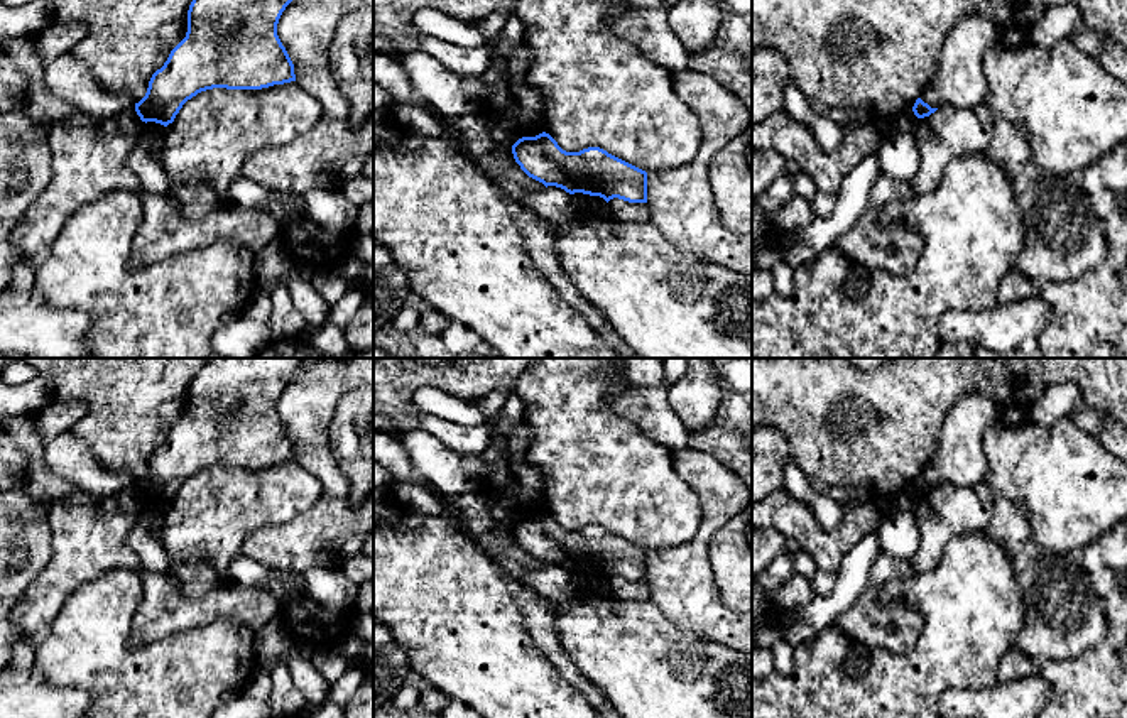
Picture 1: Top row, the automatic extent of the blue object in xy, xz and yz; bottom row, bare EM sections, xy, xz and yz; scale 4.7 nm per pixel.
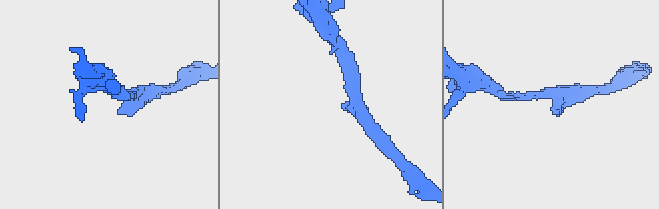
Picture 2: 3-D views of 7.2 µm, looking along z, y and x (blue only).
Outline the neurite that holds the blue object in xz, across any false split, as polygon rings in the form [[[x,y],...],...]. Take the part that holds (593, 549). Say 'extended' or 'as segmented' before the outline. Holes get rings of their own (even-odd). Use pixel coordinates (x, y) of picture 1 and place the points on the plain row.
as segmented; [[[542,510],[519,517],[512,532],[520,547],[546,566],[600,574],[607,581],[613,576],[647,581],[647,551],[600,525],[566,530]]]

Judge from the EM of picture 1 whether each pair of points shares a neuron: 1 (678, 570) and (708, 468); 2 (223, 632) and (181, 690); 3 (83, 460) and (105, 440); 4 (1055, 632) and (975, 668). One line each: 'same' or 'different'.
1: same
2: same
3: different
4: different

